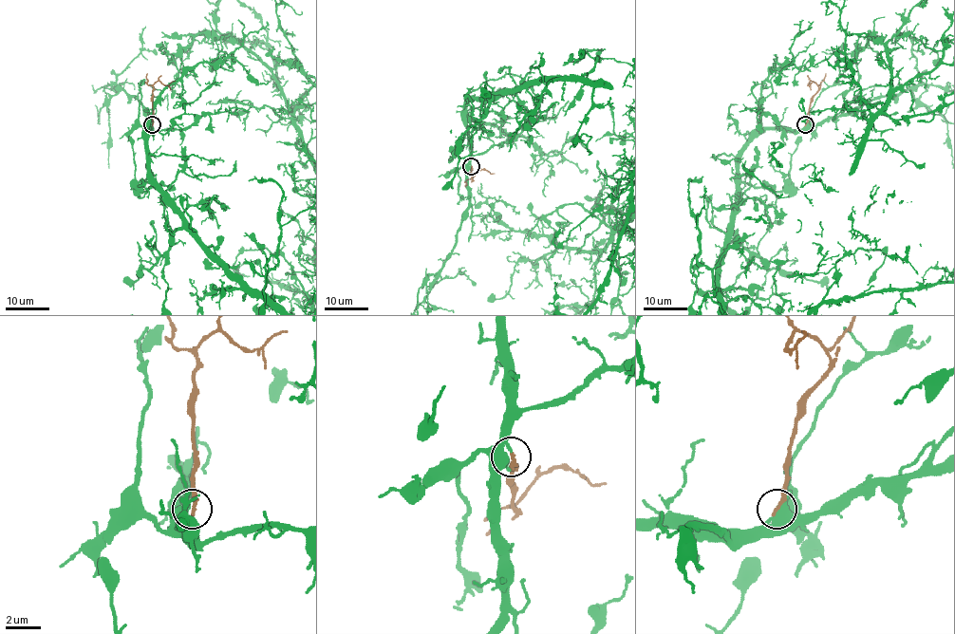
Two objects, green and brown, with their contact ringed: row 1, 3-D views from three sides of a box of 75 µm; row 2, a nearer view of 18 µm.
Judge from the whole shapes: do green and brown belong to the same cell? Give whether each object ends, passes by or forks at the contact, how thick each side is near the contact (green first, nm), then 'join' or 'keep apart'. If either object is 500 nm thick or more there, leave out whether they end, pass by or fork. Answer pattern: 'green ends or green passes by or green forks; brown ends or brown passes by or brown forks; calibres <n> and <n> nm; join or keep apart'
calibres 650 and 240 nm; join

